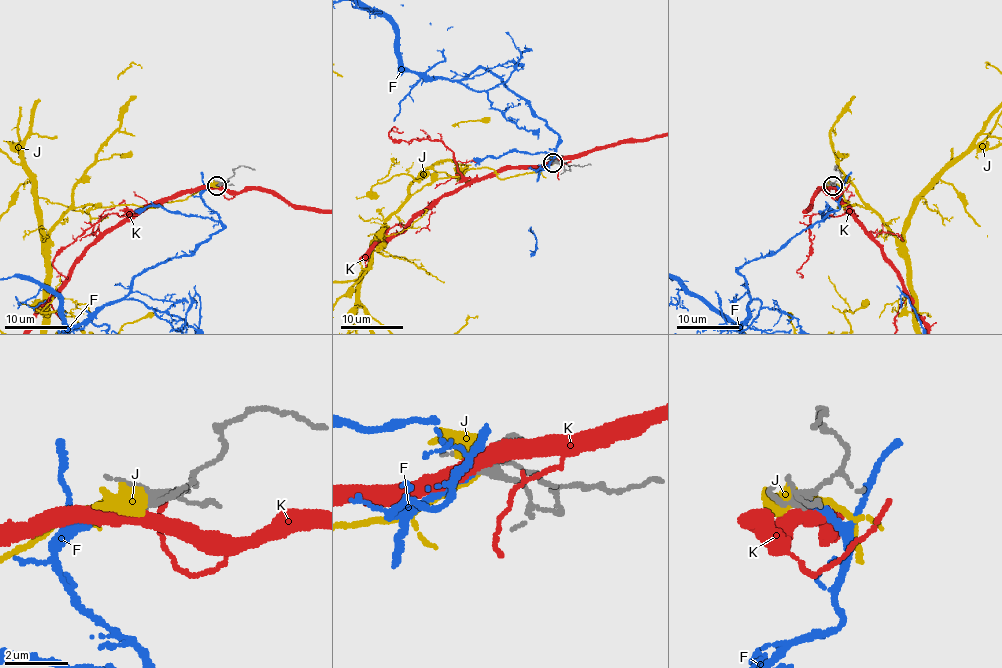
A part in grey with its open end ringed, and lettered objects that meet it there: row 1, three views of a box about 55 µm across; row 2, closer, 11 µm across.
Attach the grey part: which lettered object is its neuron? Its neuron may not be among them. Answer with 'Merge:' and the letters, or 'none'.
Merge: F

